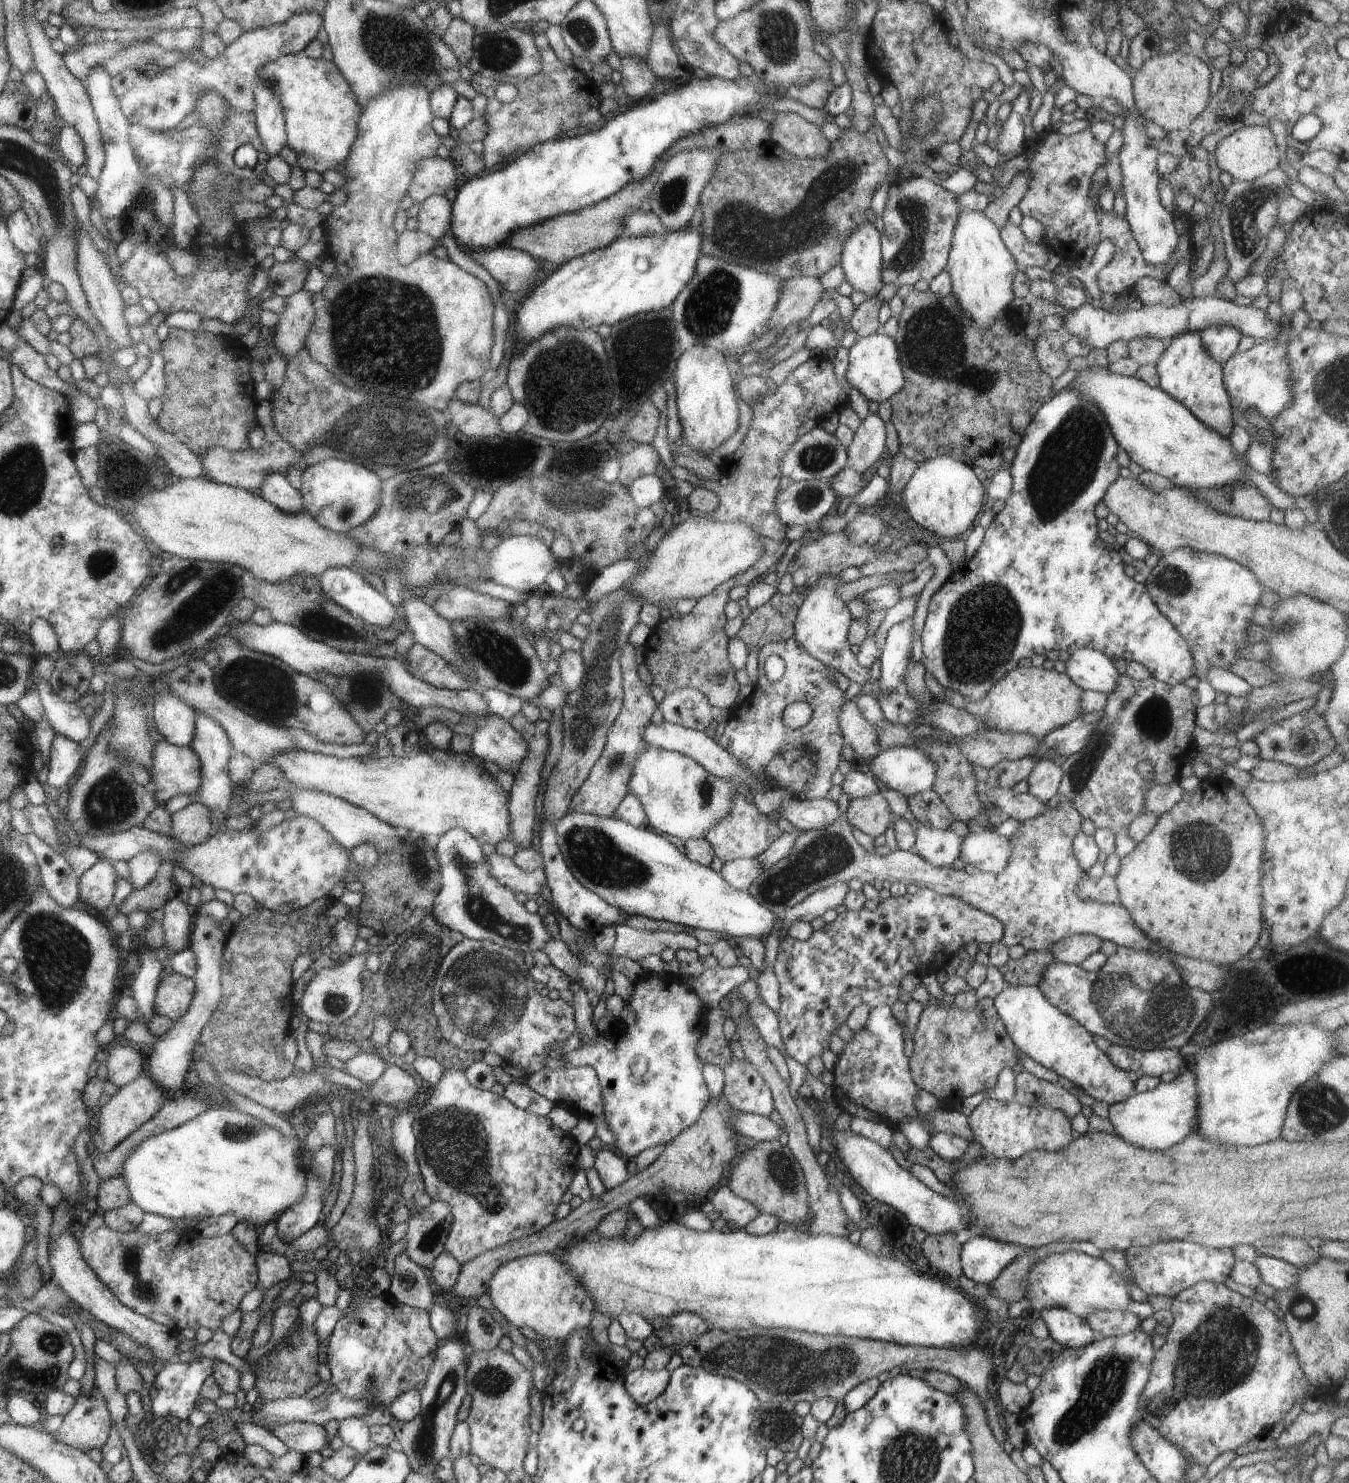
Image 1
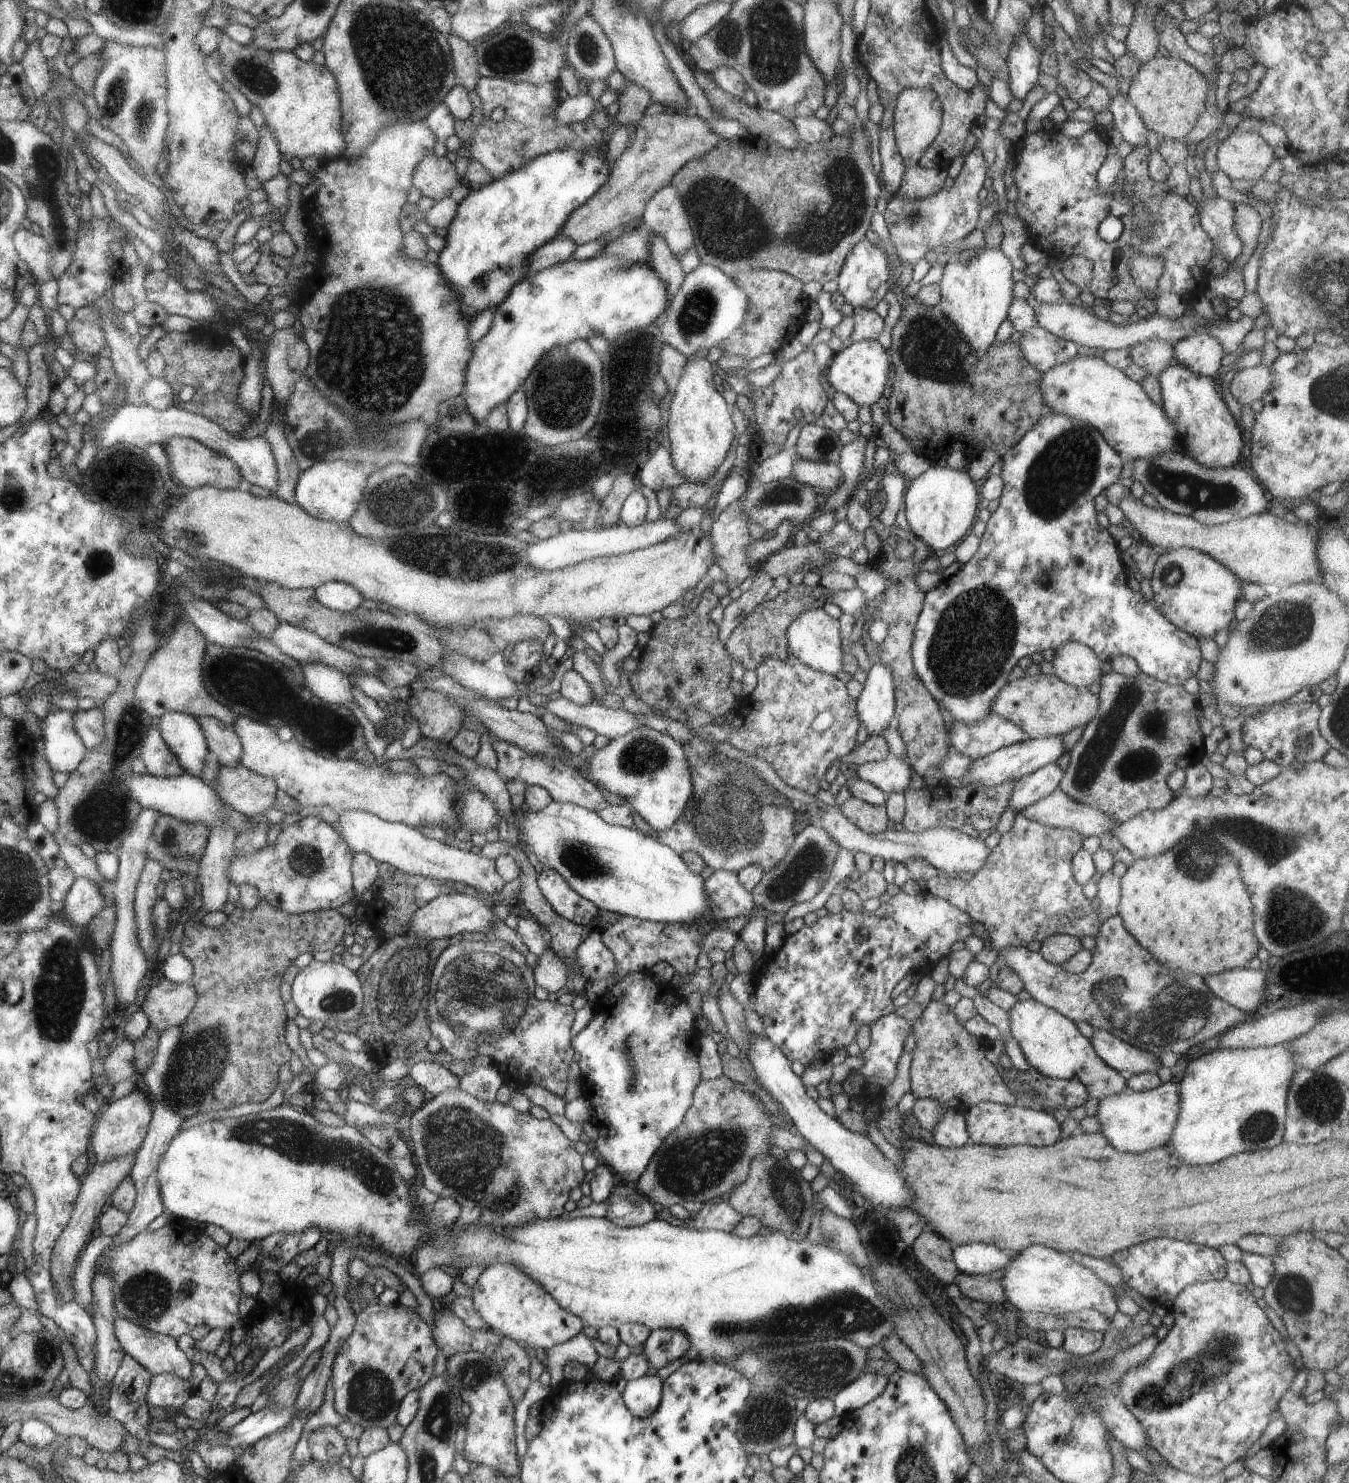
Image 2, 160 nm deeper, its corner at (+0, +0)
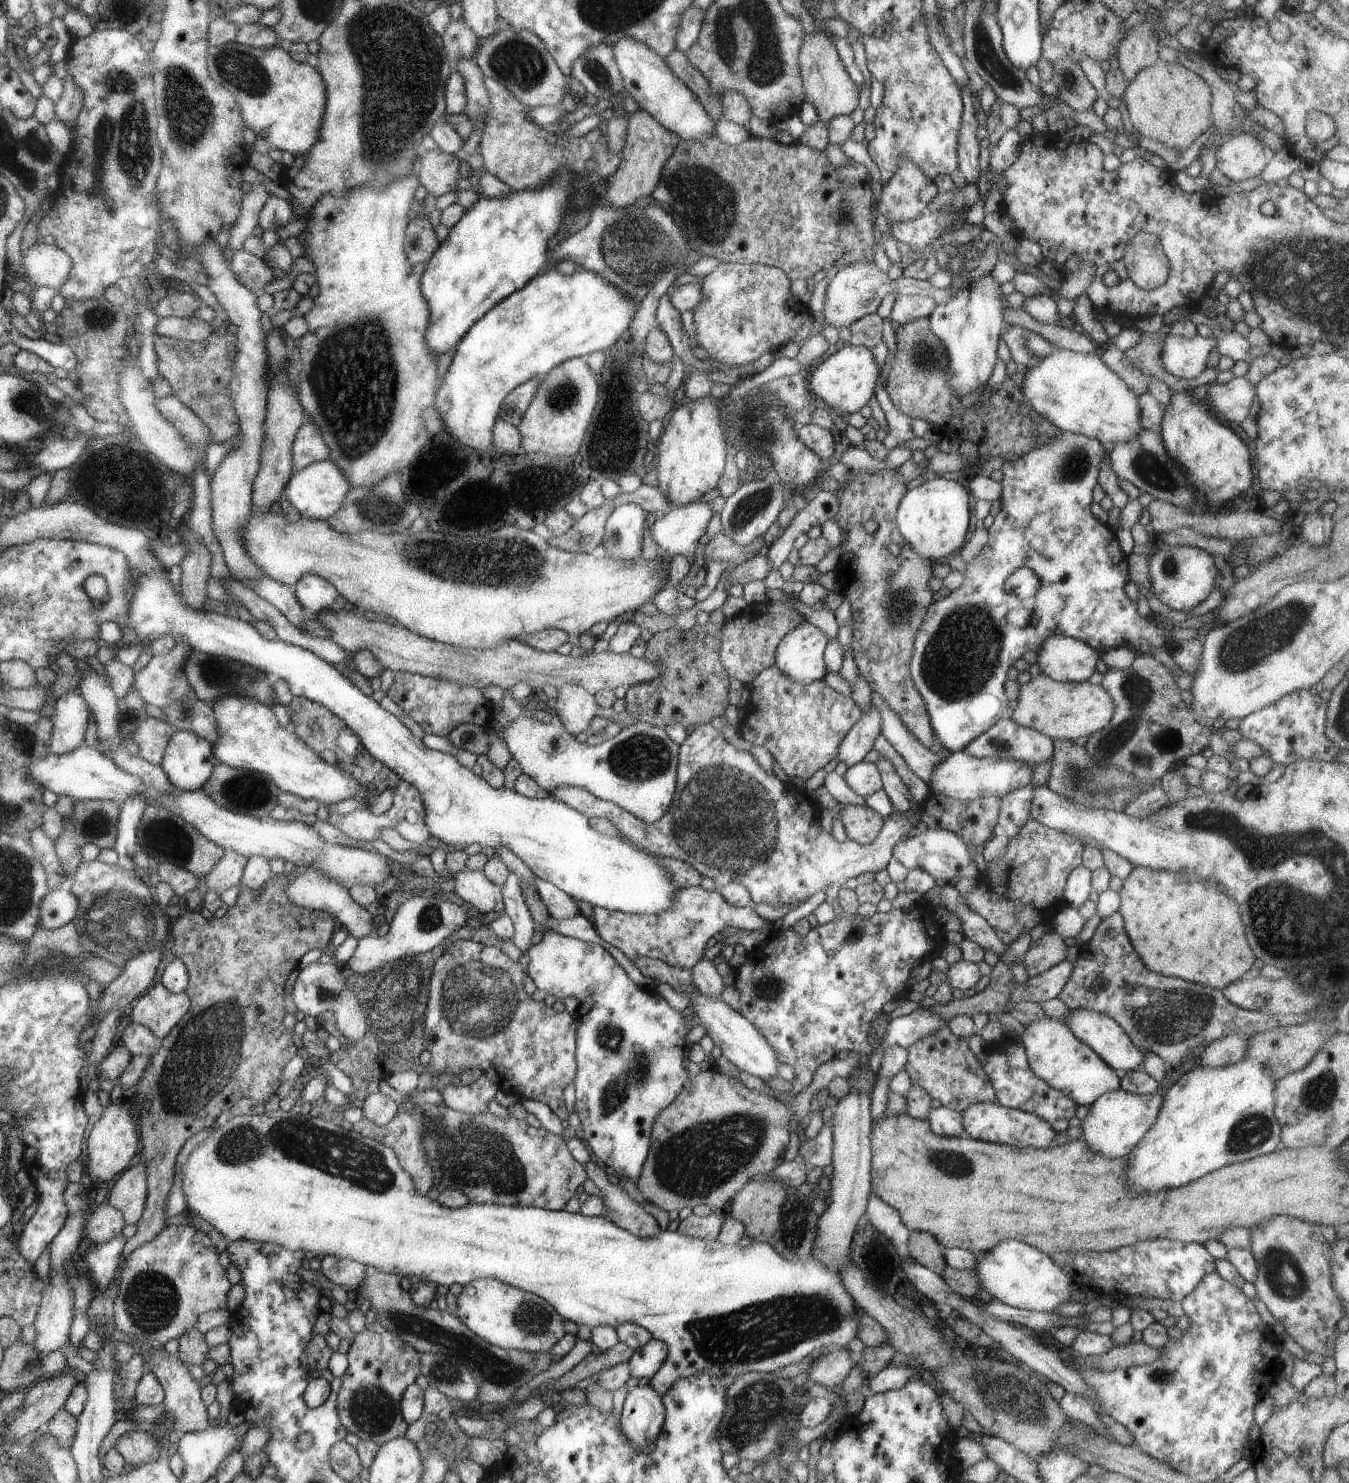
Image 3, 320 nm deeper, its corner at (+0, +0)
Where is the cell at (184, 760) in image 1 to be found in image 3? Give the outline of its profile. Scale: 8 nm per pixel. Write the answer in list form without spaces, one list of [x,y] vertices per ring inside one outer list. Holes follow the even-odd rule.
[[[146,717],[139,722],[128,739],[138,744],[140,757],[149,763],[161,766],[166,747],[176,731],[176,727],[162,719]]]

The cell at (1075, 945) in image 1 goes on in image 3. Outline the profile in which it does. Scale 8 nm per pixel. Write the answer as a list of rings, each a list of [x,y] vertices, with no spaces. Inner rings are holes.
[[[1052,930],[1046,932],[1042,938],[1032,943],[1023,954],[1023,965],[1029,977],[1046,972],[1050,967],[1061,963],[1065,959],[1067,945],[1064,939]]]

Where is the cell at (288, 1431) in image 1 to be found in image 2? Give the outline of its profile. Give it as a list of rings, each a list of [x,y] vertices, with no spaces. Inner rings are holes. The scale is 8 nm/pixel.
[[[331,1425],[310,1431],[308,1441],[311,1458],[323,1463],[340,1463],[340,1458],[348,1452],[346,1439]]]

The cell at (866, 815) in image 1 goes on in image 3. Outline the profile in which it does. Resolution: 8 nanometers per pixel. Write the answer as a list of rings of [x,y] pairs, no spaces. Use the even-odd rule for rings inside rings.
[[[846,805],[841,820],[847,838],[861,845],[870,844],[884,826],[885,819],[867,805]]]

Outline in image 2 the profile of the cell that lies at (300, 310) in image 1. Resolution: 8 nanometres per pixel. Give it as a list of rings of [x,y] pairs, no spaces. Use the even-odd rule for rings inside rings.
[[[293,326],[287,329],[276,329],[266,342],[265,376],[273,392],[273,404],[276,407],[286,408],[290,395],[299,377],[304,376],[309,363],[310,350],[302,336],[294,333]]]

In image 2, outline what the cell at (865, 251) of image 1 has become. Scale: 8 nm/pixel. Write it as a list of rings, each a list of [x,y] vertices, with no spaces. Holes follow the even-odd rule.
[[[868,239],[860,241],[846,257],[843,267],[836,278],[838,294],[844,296],[845,302],[852,308],[874,309],[886,292],[888,292],[888,280],[890,280],[889,262],[884,251],[873,246]]]

